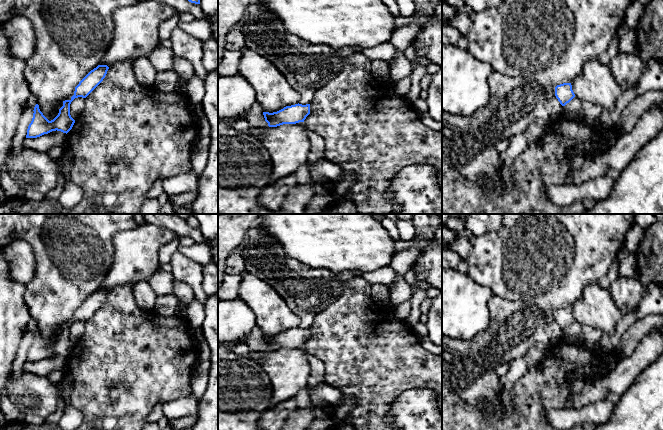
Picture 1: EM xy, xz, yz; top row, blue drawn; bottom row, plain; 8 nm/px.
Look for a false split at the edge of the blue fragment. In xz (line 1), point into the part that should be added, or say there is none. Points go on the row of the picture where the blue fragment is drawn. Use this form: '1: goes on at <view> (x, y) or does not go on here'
1: does not go on here

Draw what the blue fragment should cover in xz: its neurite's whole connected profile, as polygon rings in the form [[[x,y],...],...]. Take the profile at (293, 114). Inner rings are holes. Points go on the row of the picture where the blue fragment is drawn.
[[[299,103],[286,106],[277,112],[263,112],[265,121],[268,123],[269,127],[277,127],[283,124],[296,124],[299,122],[304,122],[309,114],[310,104],[302,105]]]

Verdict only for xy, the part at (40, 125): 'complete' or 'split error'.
complete

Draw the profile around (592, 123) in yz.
[[[585,116],[584,118],[581,118],[580,122],[583,126],[587,126],[592,129],[598,127],[598,125],[599,125],[599,122],[597,119],[590,118],[587,116]]]

